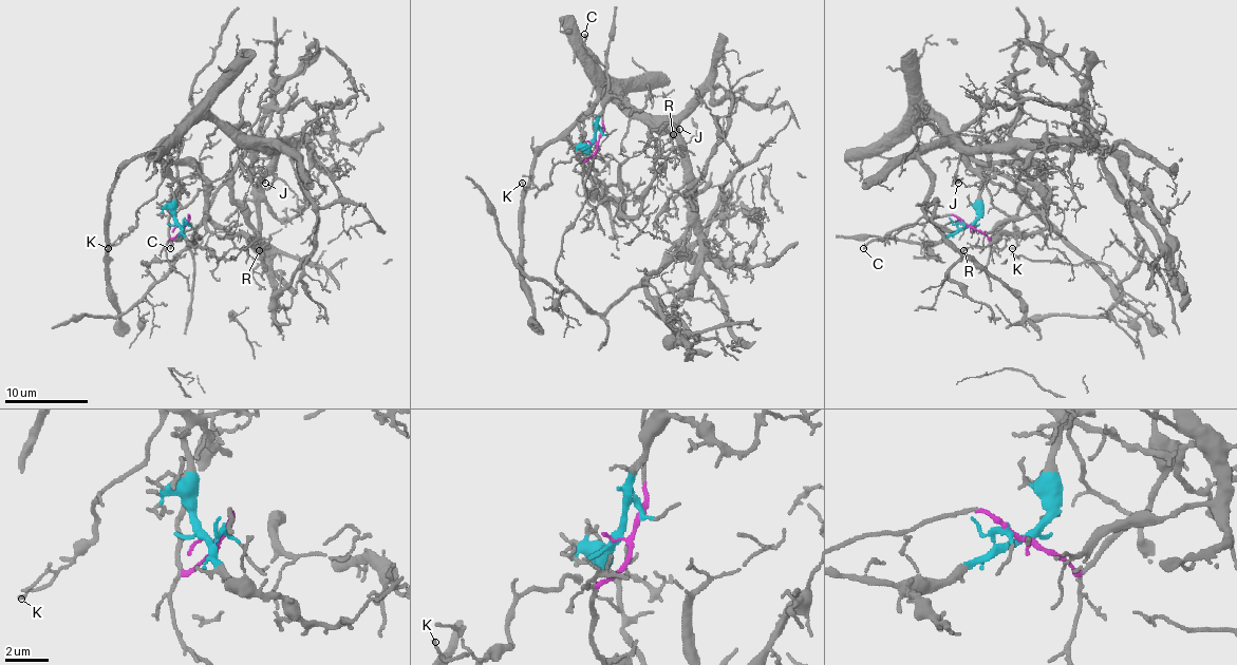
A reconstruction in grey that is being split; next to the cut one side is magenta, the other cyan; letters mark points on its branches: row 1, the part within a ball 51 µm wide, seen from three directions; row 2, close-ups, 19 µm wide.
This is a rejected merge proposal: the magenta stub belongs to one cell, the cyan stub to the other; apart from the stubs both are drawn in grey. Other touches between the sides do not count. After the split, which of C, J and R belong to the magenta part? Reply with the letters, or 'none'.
C

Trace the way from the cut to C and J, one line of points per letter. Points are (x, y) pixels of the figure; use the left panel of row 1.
C: (179, 226), (185, 224), (189, 215), (191, 228), (170, 241), (170, 249)
J: (179, 226), (166, 143), (189, 119), (212, 119), (240, 145), (238, 155), (251, 176), (264, 183)

